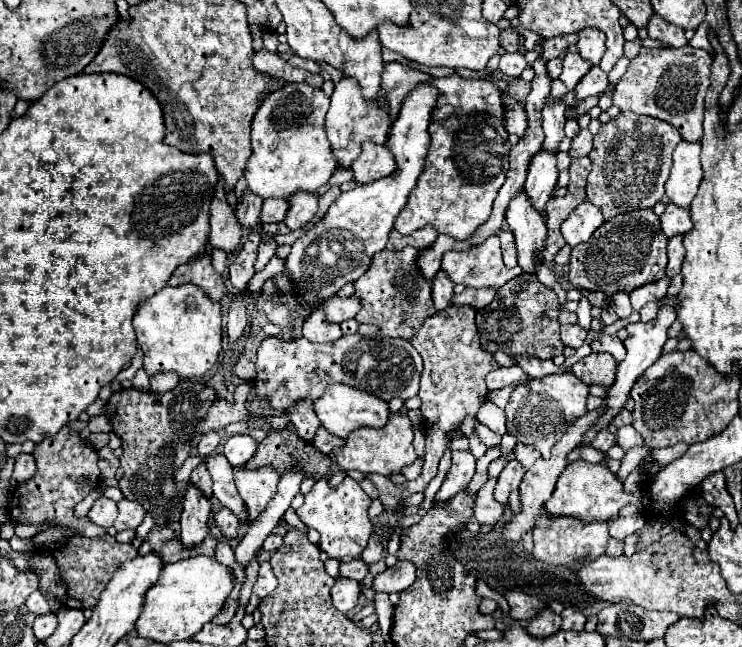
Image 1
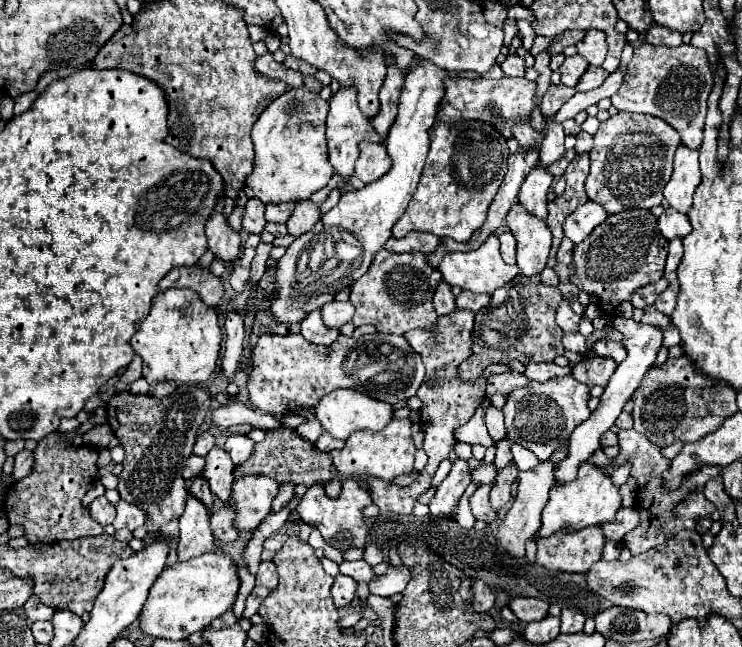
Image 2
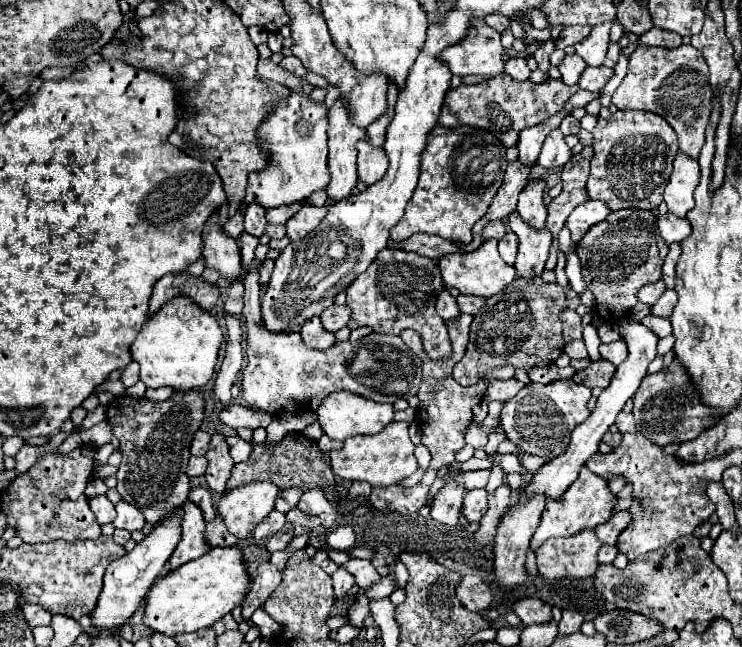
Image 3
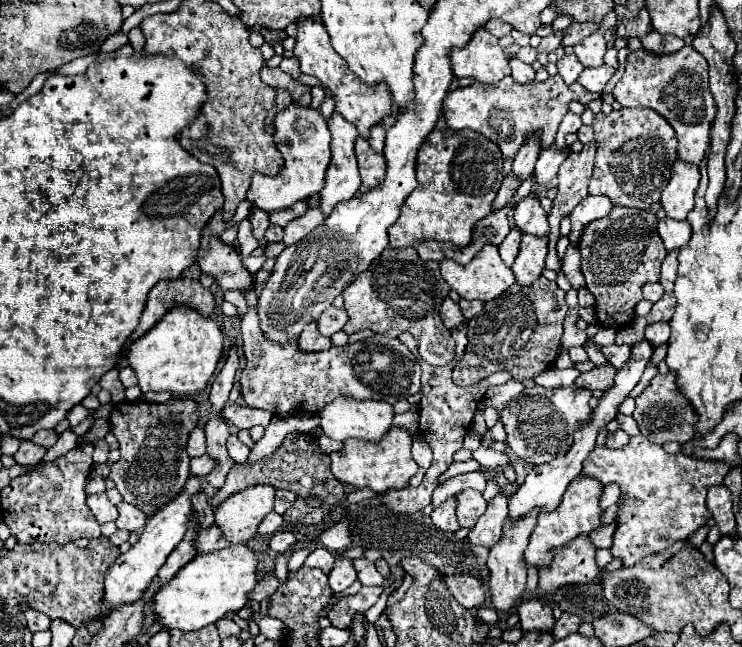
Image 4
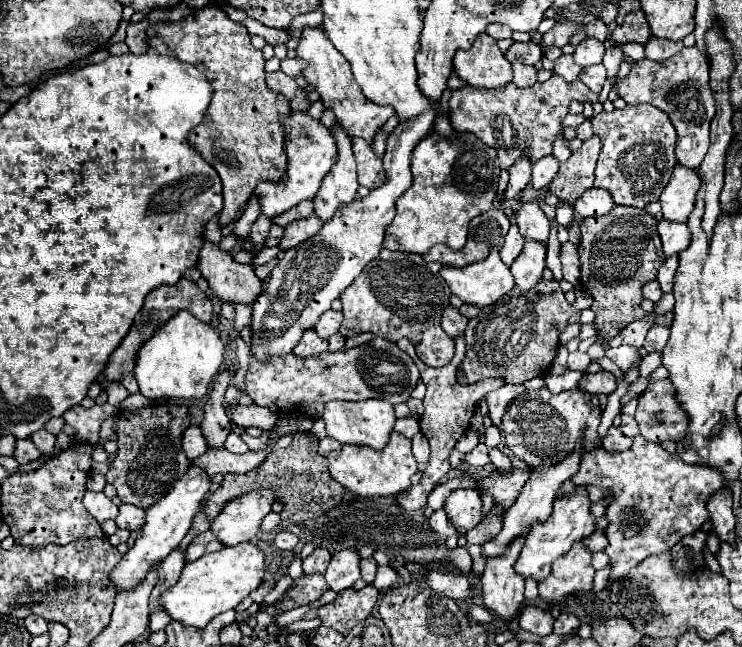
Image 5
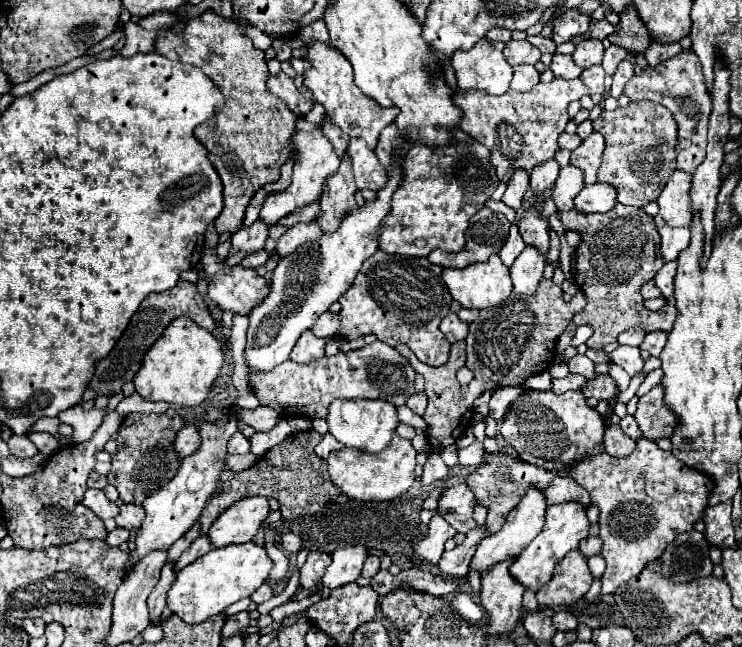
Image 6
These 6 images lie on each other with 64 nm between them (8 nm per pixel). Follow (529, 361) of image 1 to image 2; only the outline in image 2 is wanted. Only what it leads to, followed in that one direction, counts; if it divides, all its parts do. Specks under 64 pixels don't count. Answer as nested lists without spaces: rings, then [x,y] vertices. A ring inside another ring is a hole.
[[[528,362],[524,366],[524,374],[528,376],[528,380],[536,380],[536,382],[546,382],[550,378],[556,378],[556,376],[568,376],[572,372],[572,366],[566,366],[566,368],[560,368],[556,366],[554,362]]]

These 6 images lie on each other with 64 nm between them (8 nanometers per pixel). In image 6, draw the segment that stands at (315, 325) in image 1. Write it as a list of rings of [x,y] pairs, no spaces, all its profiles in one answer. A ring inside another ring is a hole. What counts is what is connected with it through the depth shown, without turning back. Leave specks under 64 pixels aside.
[[[306,330],[300,336],[300,340],[296,342],[294,350],[290,352],[290,360],[298,362],[298,364],[306,364],[310,360],[316,360],[316,358],[324,356],[324,346],[326,346],[324,338],[316,338],[310,330]]]

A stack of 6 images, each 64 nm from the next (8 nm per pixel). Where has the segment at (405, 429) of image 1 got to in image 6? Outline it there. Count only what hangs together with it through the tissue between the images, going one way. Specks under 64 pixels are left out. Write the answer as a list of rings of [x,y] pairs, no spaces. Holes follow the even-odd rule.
[[[394,434],[392,442],[376,454],[368,454],[356,448],[342,448],[338,452],[330,452],[328,456],[328,472],[332,482],[340,488],[342,494],[354,500],[364,502],[384,502],[404,494],[414,484],[414,468],[416,468],[416,450],[410,440]]]

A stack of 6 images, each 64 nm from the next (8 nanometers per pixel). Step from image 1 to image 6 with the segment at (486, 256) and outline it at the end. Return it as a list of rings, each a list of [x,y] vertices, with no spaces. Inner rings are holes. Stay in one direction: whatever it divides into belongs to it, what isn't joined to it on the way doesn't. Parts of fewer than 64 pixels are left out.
[[[492,254],[482,264],[466,266],[464,270],[444,268],[442,278],[452,298],[458,300],[462,308],[492,308],[504,302],[512,292],[510,272],[498,254]]]

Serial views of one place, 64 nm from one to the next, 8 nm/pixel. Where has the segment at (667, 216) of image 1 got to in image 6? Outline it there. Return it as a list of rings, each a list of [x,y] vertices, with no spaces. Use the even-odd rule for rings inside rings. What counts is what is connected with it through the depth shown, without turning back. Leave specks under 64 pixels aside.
[[[662,226],[658,228],[660,236],[662,236],[662,258],[668,260],[676,260],[678,254],[682,250],[688,248],[690,244],[690,230],[688,228],[672,228],[672,226]]]

